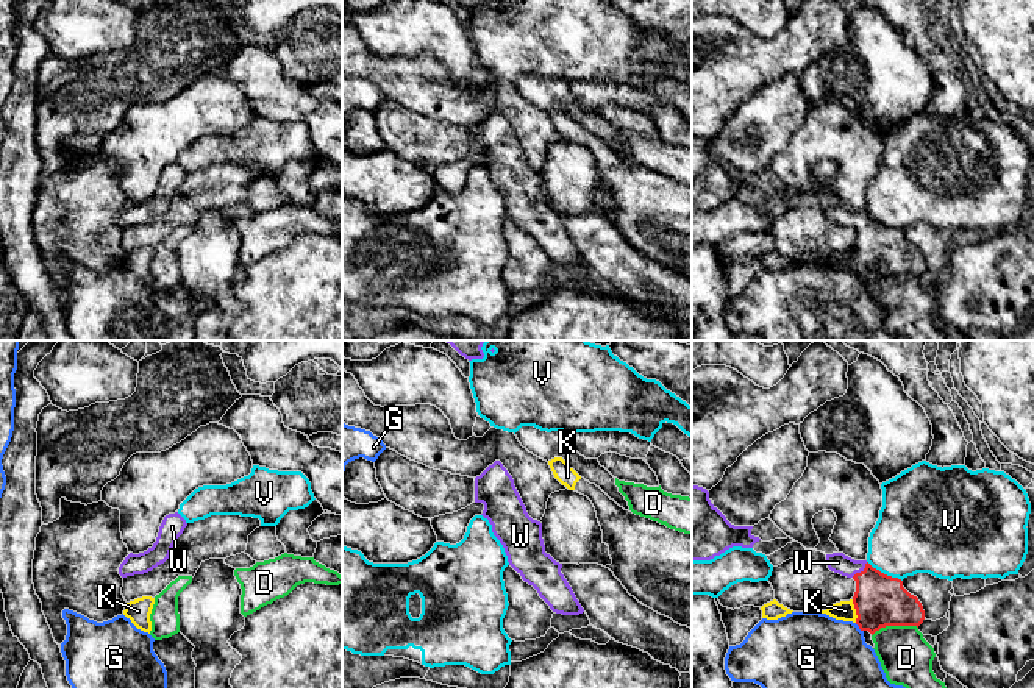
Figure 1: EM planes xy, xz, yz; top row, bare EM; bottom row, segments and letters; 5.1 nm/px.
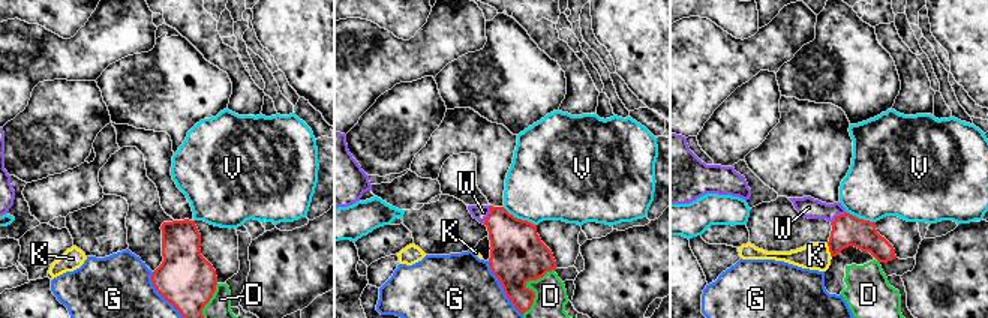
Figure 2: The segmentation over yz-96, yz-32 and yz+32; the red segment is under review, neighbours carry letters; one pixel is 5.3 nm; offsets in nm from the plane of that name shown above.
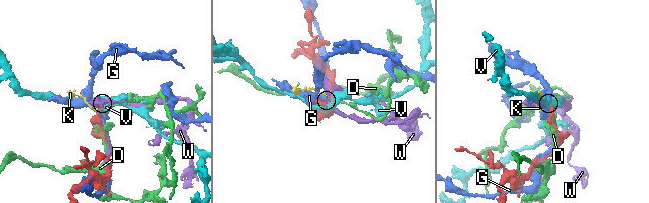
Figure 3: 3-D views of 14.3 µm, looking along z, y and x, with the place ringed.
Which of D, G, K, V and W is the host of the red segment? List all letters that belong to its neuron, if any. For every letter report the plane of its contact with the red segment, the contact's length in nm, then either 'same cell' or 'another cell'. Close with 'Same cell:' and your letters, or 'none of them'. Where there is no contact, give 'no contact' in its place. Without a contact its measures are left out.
D: yz | 240 nm | another cell
G: yz | 60 nm | another cell
K: yz | 120 nm | another cell
V: yz | 220 nm | another cell
W: yz | 120 nm | same cell
Same cell: W

